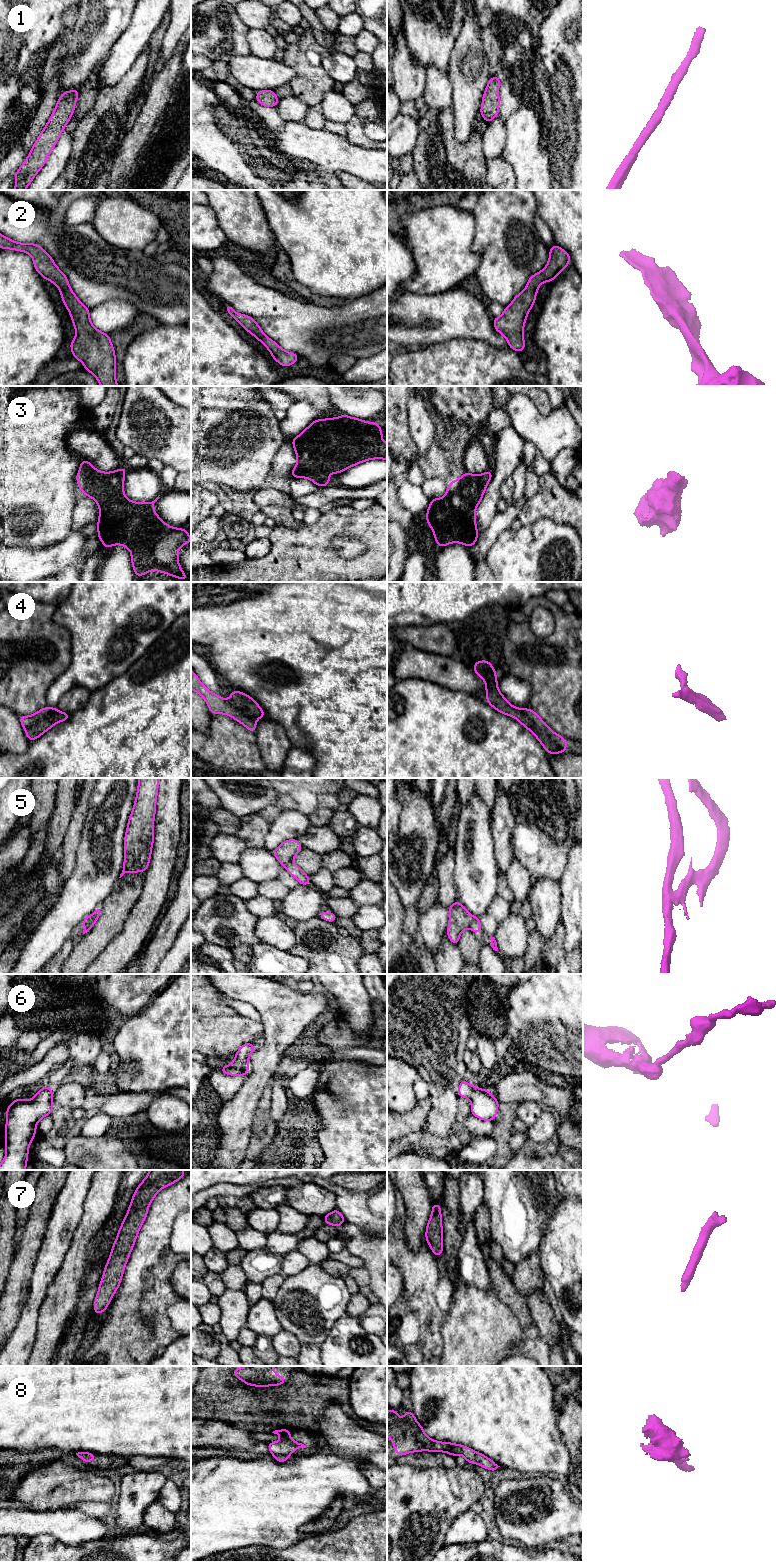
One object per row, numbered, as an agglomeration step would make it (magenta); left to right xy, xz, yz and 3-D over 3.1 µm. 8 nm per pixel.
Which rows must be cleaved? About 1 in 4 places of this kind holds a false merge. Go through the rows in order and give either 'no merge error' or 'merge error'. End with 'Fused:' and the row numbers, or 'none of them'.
1: no merge error
2: no merge error
3: no merge error
4: no merge error
5: merge error
6: no merge error
7: no merge error
8: no merge error
Fused: 5

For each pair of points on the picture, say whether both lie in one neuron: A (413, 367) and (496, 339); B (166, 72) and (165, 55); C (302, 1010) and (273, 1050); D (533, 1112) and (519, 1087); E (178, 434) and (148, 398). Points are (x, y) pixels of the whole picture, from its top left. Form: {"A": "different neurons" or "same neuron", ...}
{"A": "different neurons", "B": "different neurons", "C": "same neuron", "D": "different neurons", "E": "same neuron"}

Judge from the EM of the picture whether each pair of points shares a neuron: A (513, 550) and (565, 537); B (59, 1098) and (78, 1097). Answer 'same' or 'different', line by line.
A: same
B: same

